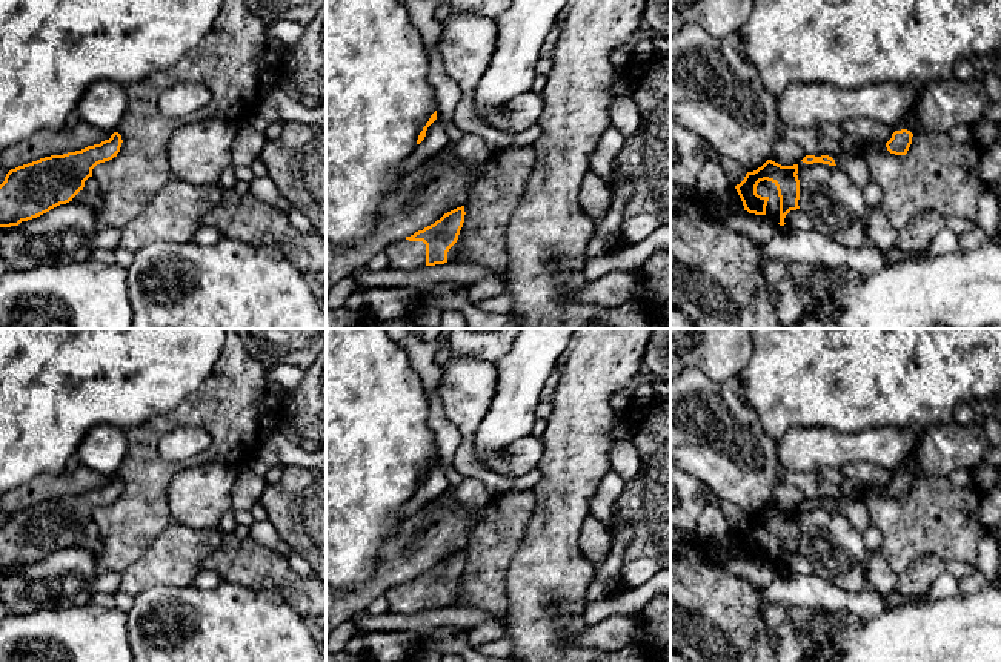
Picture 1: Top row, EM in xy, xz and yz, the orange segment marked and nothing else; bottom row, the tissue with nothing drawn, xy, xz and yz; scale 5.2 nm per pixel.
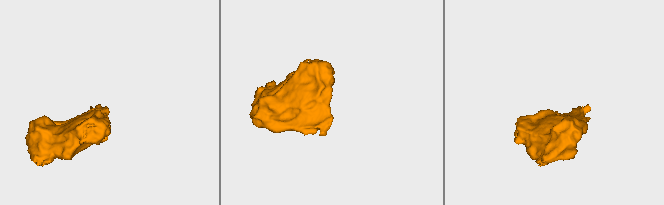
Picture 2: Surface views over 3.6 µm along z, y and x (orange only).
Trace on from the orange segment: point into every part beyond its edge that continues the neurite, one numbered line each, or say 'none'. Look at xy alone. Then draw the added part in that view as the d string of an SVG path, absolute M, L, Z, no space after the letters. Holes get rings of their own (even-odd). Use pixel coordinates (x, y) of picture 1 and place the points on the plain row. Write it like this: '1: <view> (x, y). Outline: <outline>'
none

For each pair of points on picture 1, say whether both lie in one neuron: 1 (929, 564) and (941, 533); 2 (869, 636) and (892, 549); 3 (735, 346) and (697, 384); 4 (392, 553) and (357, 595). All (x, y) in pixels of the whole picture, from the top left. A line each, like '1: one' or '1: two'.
1: two
2: two
3: two
4: one

